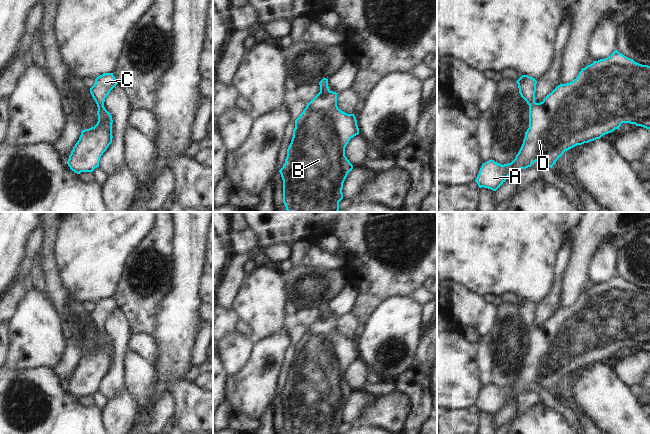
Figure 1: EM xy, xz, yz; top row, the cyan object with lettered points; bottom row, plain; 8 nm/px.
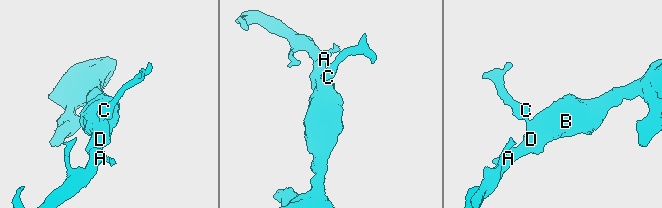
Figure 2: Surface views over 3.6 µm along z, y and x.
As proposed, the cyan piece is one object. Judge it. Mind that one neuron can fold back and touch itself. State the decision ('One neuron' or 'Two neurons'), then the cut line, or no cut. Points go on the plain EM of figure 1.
One neuron. No split

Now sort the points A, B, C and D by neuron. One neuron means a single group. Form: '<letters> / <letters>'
A B C D

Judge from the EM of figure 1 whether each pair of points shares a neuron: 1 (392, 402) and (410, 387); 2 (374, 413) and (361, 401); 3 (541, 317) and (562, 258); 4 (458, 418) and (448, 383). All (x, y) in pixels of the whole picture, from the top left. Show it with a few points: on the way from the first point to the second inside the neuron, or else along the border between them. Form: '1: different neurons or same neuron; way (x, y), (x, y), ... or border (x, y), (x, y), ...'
1: different neurons; border (396, 389), (408, 398), (408, 416)
2: different neurons; border (376, 396), (376, 400), (360, 416), (357, 423)
3: same neuron; way (552, 302), (557, 287), (558, 273)
4: different neurons; border (474, 404), (467, 408), (450, 409), (447, 411)

